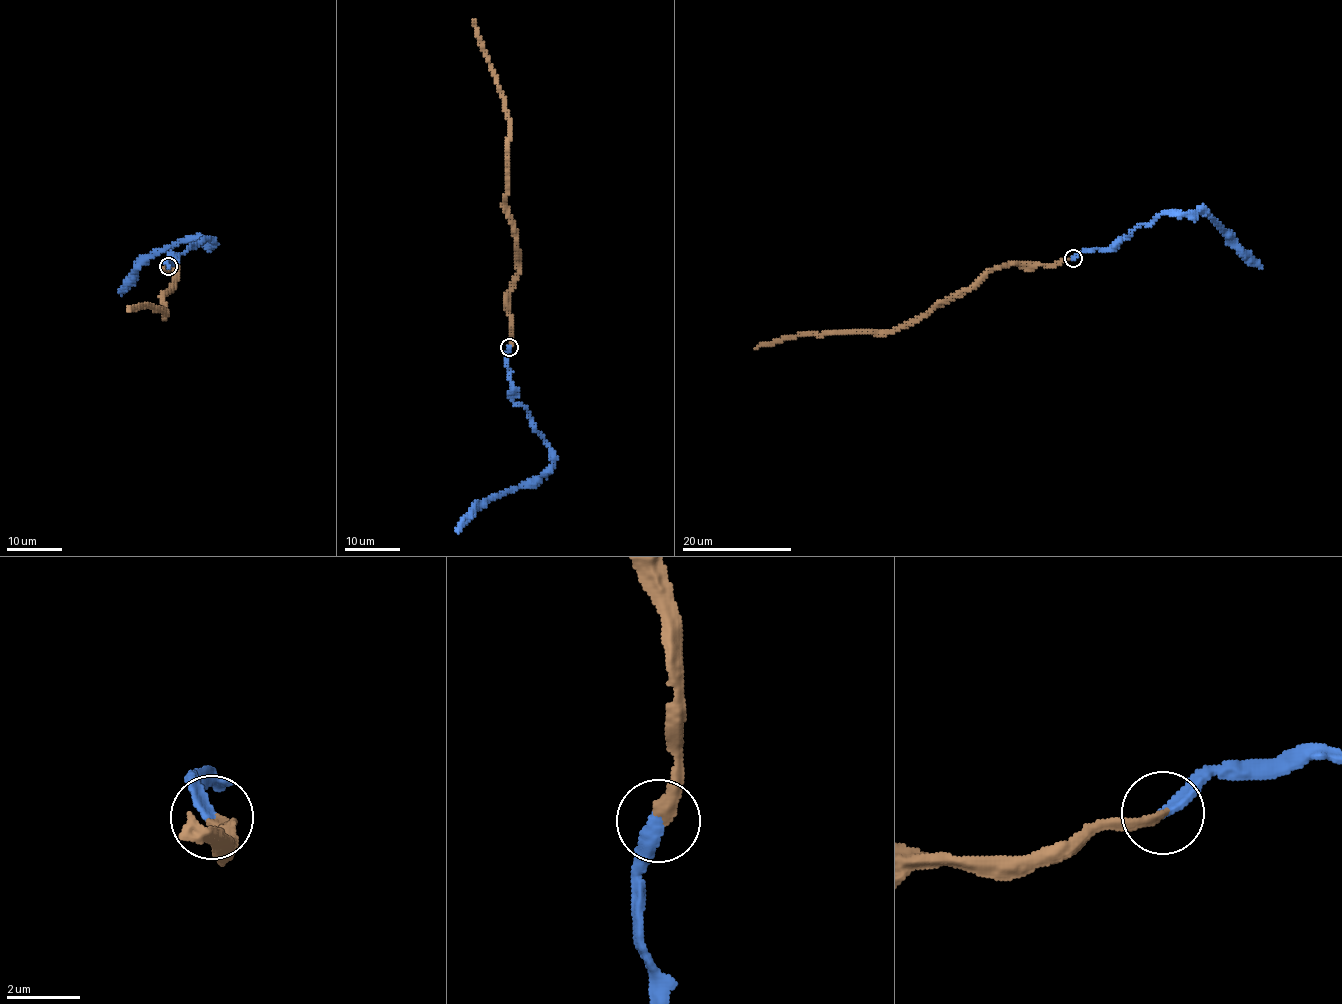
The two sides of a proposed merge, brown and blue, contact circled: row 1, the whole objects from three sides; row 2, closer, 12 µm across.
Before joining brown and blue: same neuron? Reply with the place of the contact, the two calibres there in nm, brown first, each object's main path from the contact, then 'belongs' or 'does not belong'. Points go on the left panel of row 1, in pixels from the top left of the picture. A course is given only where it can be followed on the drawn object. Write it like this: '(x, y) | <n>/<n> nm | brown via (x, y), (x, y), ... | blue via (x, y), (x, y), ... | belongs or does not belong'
(168, 266) | 280/320 nm | brown via (169, 266), (175, 267), (175, 284), (165, 293), (165, 316), (164, 310), (145, 304), (128, 310) | blue via (169, 266), (172, 254), (182, 254), (205, 238), (213, 241), (180, 241), (155, 249), (120, 294) | belongs

